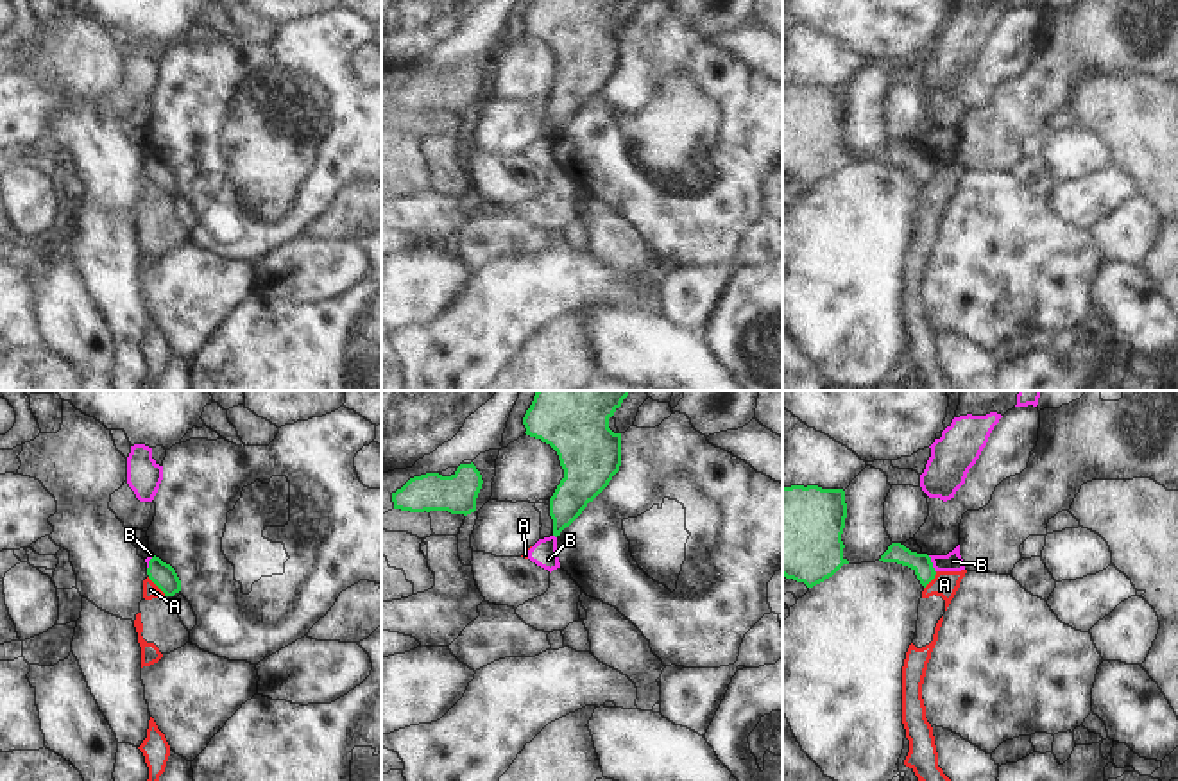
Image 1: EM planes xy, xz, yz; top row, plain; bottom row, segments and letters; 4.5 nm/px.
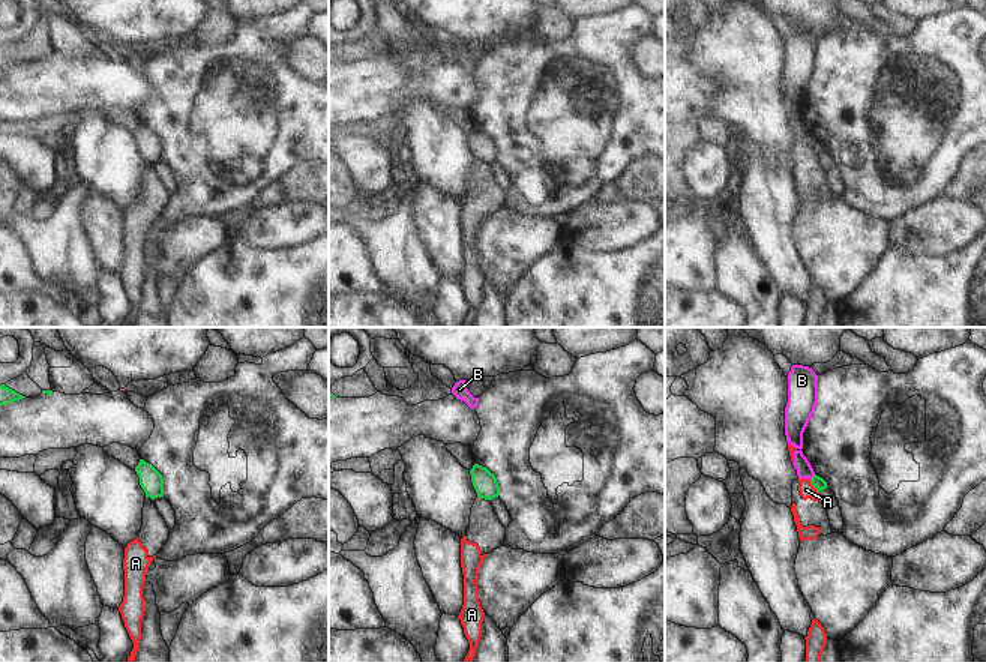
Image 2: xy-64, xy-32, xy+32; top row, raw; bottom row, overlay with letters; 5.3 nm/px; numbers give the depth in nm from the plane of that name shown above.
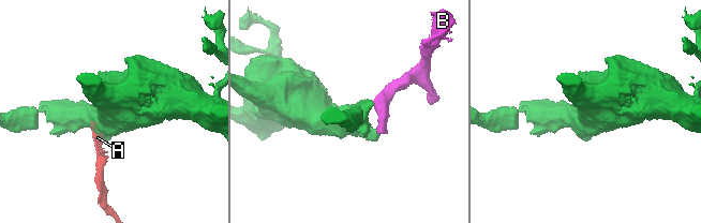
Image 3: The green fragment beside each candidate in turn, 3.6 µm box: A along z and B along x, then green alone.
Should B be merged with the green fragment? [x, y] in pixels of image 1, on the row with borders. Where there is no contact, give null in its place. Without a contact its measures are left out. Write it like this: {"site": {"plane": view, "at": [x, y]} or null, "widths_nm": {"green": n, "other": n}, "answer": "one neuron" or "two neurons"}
{"site": {"plane": "yz", "at": [931, 565]}, "widths_nm": {"green": 90, "other": 90}, "answer": "two neurons"}

